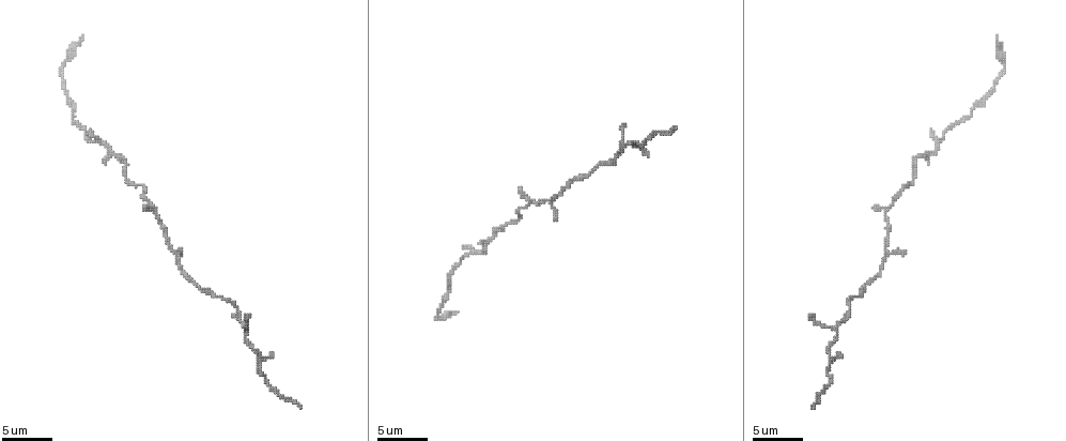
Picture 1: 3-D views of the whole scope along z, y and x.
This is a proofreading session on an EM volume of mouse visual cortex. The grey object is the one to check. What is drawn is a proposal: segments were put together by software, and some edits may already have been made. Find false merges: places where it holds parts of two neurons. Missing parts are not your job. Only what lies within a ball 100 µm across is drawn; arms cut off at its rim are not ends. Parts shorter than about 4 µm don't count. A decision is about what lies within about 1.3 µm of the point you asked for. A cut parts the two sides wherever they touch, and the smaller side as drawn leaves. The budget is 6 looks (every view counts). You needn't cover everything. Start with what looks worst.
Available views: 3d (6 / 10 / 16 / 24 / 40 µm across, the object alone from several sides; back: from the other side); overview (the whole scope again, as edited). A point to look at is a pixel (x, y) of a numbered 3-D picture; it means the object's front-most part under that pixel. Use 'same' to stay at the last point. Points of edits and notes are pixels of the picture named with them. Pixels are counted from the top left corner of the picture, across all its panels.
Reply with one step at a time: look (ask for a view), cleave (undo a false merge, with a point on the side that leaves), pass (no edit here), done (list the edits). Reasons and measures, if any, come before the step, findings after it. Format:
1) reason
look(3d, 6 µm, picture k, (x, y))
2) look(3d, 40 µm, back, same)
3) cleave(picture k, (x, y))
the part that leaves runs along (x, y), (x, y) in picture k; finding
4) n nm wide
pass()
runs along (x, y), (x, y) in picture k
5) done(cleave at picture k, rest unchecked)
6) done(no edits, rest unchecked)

side arm on a straight run
look(3d, 6 µm, picture 1, (159, 216))

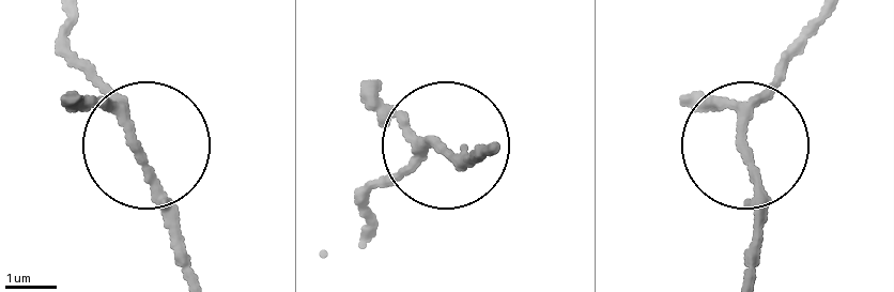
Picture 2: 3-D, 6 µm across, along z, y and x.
other side
look(3d, 6 µm, back, picture 2, (433, 145))

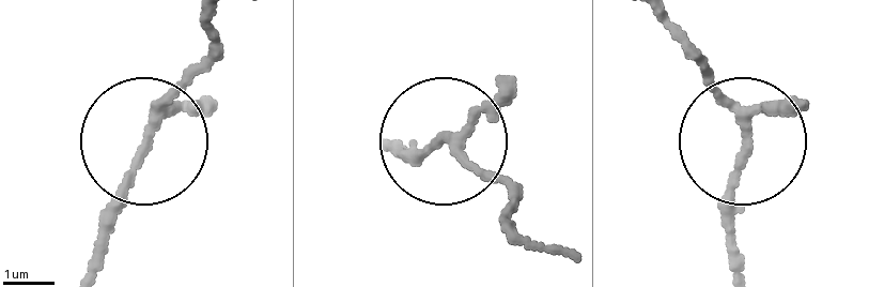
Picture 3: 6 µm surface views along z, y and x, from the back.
160 nm wide
pass()
runs along (746, 145), (733, 255) in picture 3; continuous, no second neuron

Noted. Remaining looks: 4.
thick turns thin
look(3d, 6 µm, picture 1, (1005, 63))

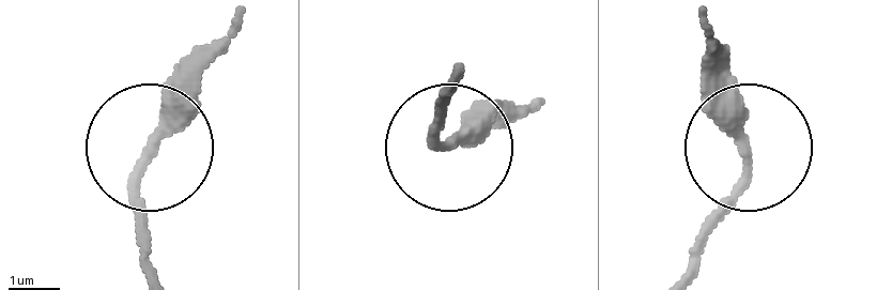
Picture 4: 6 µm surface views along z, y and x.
pass()
runs along (680, 273), (743, 158), (723, 47) in picture 4; all the same neuron

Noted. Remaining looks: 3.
thick turns thin
look(3d, 10 µm, picture 1, (913, 175))

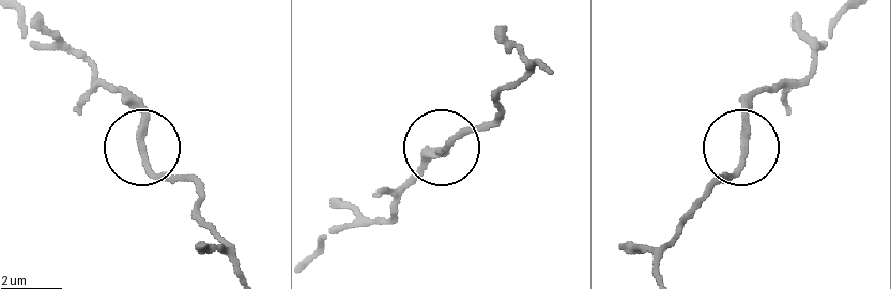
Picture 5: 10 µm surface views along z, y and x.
pass()
runs along (540, 62), (500, 93), (494, 119), (450, 139), (423, 167) in picture 5; all the same neuron

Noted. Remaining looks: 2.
done(no edits, rest unchecked)

